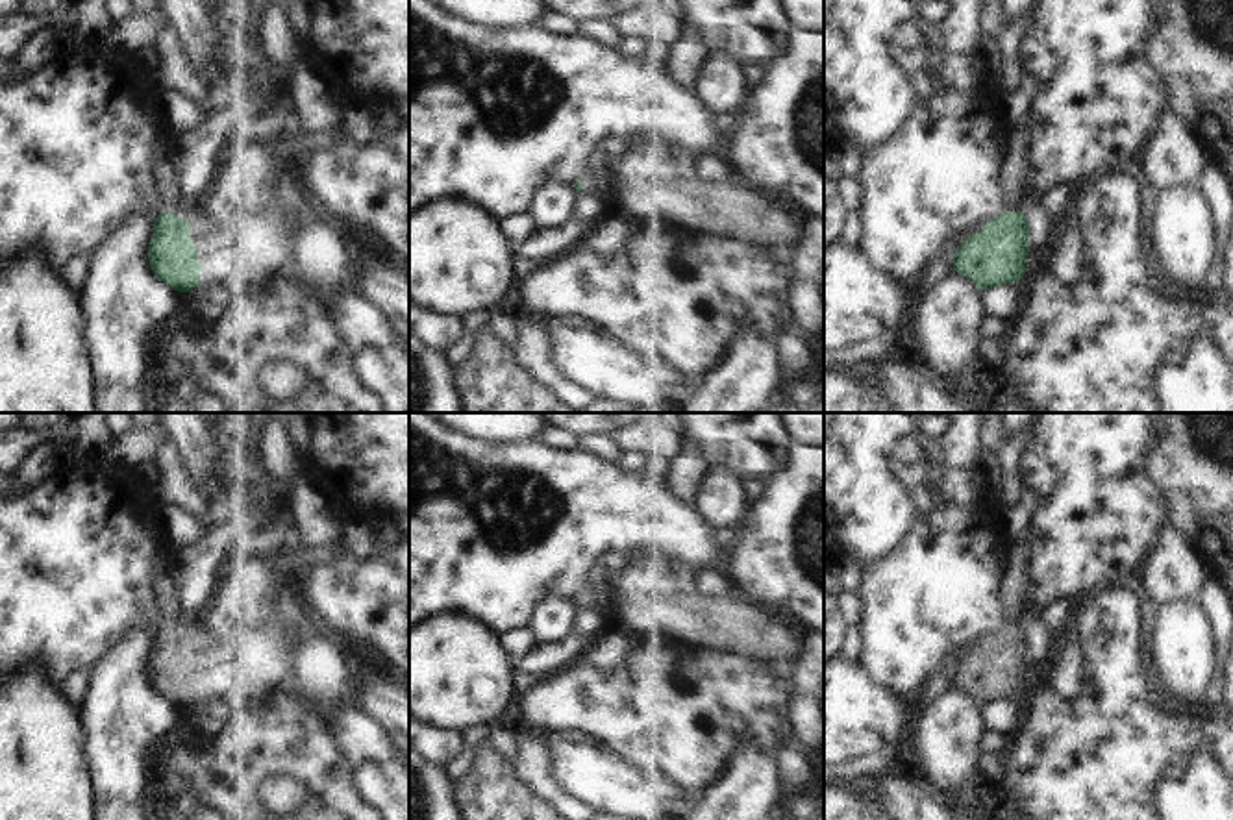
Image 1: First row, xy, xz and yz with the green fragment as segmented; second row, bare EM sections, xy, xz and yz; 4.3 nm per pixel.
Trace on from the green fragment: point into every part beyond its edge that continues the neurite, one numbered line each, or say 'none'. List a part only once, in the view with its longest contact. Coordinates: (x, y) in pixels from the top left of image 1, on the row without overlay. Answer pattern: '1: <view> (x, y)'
1: xy (173, 591)

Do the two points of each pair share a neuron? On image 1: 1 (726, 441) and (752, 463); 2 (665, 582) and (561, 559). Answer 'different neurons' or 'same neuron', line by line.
1: same neuron
2: different neurons

